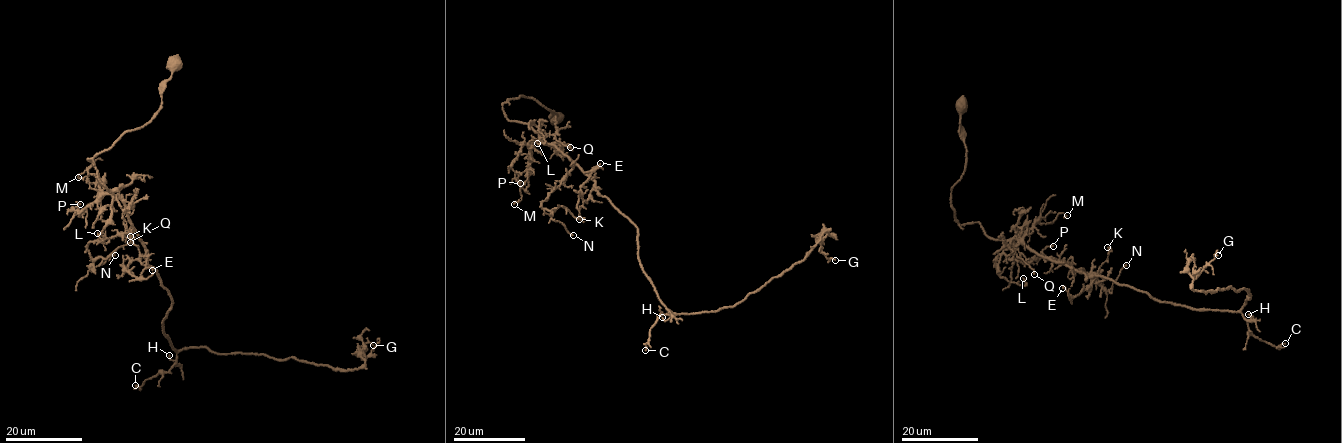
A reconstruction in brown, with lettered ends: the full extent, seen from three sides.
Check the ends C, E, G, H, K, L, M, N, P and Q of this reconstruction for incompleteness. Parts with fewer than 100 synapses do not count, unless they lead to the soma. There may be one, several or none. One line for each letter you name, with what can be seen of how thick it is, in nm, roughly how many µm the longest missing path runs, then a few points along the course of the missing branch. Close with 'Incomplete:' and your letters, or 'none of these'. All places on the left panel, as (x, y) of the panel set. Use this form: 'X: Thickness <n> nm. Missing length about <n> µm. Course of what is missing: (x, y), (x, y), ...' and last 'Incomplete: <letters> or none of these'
Incomplete: none of these

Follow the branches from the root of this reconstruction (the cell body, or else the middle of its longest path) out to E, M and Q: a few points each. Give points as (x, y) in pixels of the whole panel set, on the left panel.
E: (175, 65), (157, 114), (87, 160), (147, 254), (126, 271), (152, 270)
M: (175, 65), (162, 85), (157, 114), (87, 160), (112, 195), (100, 198), (98, 181), (78, 177)
Q: (175, 65), (171, 76), (162, 85), (157, 114), (87, 160), (124, 213), (130, 242)

